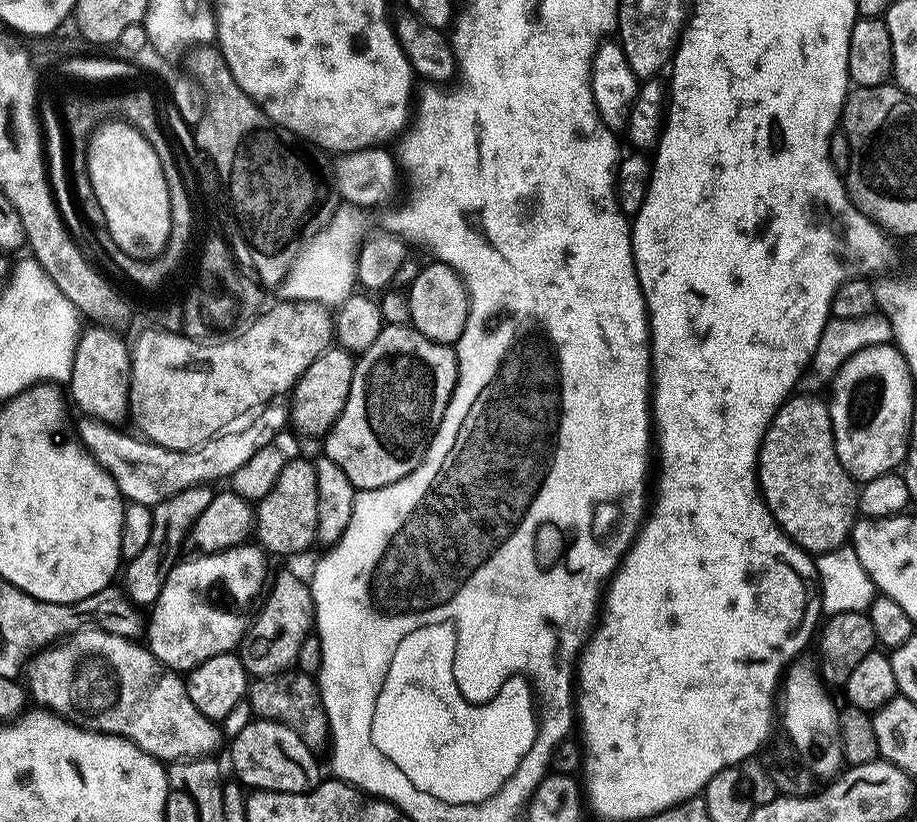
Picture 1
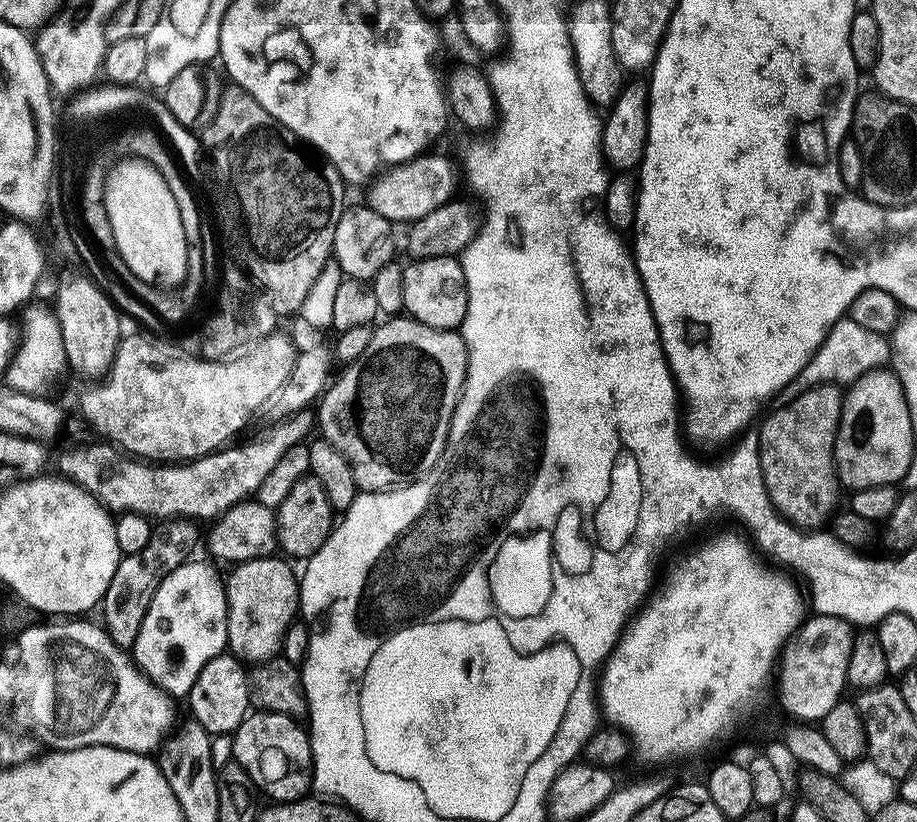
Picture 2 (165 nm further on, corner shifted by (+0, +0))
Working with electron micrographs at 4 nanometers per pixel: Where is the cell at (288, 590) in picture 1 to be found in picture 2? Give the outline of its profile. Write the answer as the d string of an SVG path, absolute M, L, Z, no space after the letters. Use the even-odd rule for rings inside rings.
M287 559L245 560L226 576L228 594L227 651L241 662L273 659L281 651L285 630L297 619L300 585Z

